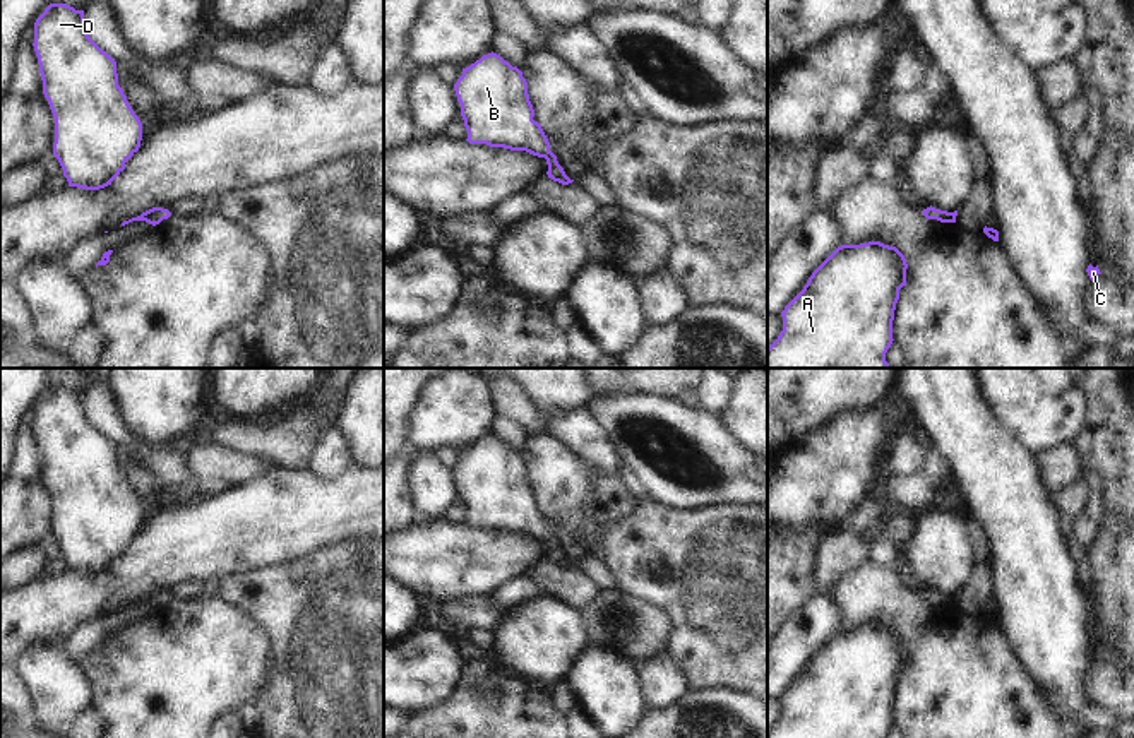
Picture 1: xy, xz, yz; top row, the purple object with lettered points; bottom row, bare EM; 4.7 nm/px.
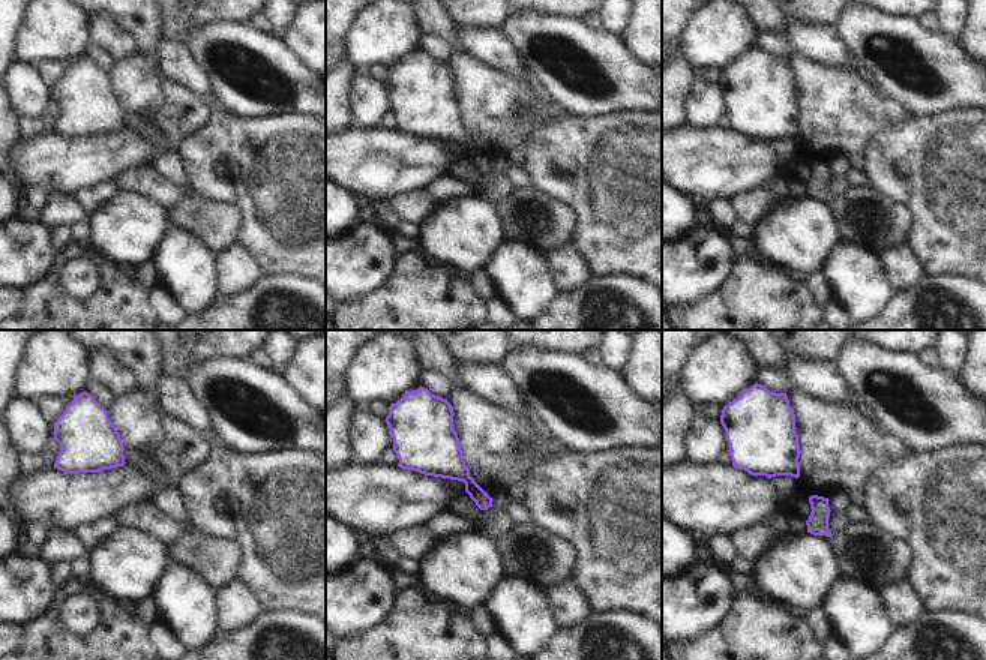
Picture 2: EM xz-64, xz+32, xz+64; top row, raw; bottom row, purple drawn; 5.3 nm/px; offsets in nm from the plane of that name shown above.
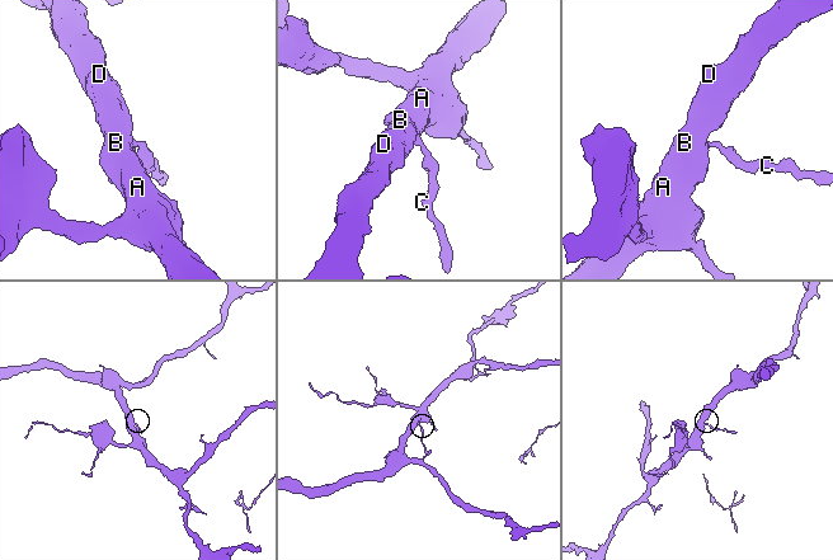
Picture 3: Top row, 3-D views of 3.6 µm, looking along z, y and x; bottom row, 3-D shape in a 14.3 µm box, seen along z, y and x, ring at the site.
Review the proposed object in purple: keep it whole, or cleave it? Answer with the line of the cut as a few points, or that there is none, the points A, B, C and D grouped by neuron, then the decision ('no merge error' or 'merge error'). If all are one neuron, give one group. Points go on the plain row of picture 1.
no cut; A B C D; no merge error

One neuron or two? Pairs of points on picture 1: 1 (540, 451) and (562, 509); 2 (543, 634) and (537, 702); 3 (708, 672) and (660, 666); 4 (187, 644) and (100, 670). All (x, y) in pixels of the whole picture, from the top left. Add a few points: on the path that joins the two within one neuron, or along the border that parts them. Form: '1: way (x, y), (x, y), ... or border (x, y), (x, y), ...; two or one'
1: way (550, 464), (561, 480), (561, 495); one
2: border (502, 665), (549, 689); two
3: border (665, 649), (684, 675), (689, 690); two
4: way (165, 666), (161, 670), (122, 670); one

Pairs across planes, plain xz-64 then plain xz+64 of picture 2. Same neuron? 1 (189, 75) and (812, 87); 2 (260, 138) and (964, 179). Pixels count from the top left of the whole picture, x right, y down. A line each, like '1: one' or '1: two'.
1: two
2: one

